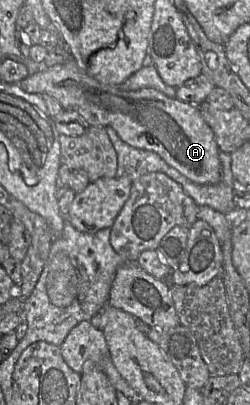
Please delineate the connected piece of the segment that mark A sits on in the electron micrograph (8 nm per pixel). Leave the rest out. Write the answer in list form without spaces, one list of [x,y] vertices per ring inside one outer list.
[[[72,56],[63,64],[43,66],[36,73],[23,79],[19,86],[27,93],[48,94],[56,99],[64,110],[77,112],[89,126],[112,127],[124,142],[135,148],[157,153],[171,167],[196,184],[213,185],[221,179],[218,144],[212,129],[196,105],[169,98],[153,88],[129,91],[117,85],[102,84],[84,73]]]

